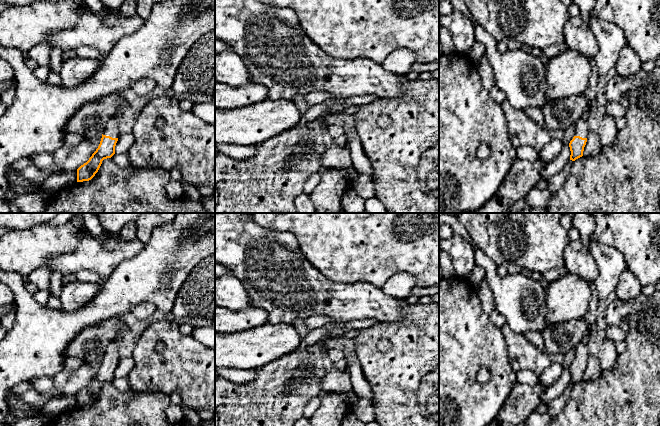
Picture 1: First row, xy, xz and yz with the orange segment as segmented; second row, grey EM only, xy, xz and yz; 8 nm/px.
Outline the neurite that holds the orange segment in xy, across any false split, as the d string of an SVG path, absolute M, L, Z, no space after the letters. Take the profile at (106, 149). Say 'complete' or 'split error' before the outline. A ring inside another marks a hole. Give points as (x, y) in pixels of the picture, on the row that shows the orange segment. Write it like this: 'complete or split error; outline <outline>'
split error; outline M114 116L109 119L96 151L86 163L77 169L77 182L89 181L95 176L102 161L115 154L115 146L119 136L118 116Z

